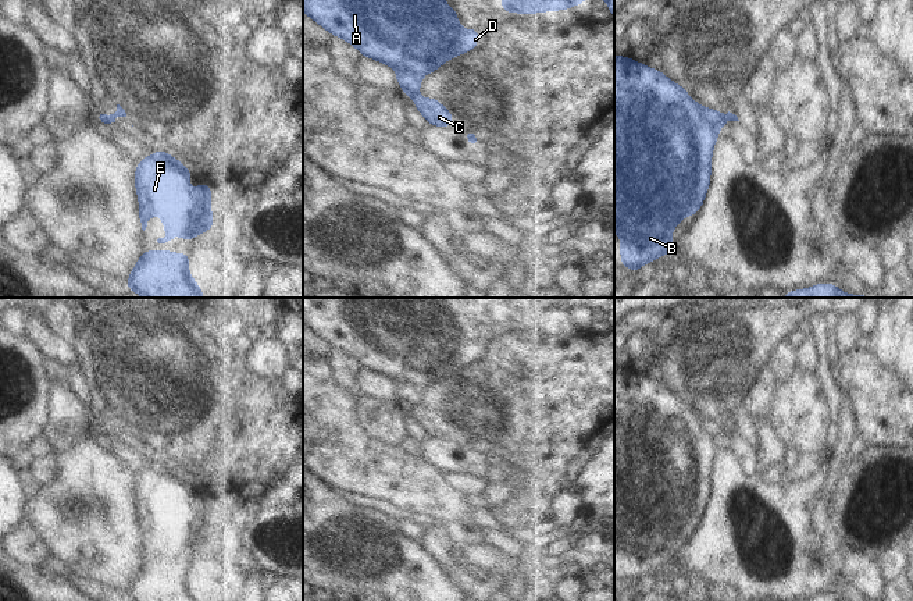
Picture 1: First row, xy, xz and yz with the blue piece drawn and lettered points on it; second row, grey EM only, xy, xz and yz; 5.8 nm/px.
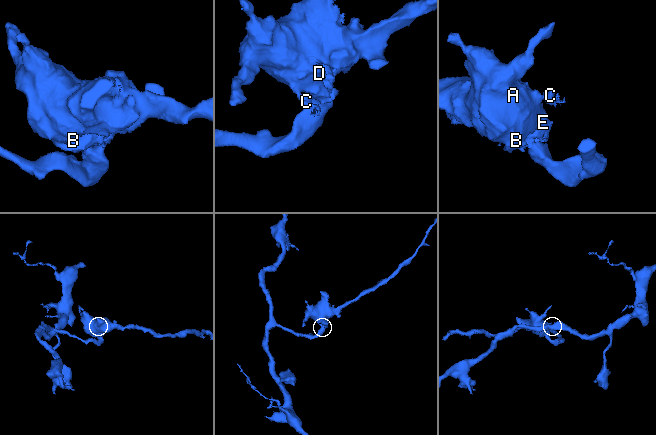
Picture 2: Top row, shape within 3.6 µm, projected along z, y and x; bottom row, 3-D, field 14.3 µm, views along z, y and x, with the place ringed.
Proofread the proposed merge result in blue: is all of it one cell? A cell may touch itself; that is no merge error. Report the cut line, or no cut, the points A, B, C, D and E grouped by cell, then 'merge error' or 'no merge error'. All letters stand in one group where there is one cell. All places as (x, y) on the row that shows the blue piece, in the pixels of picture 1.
cut xz (413, 98), (417, 99); groups A B D E / C; merge error

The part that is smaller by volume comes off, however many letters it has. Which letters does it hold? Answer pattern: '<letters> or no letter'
C

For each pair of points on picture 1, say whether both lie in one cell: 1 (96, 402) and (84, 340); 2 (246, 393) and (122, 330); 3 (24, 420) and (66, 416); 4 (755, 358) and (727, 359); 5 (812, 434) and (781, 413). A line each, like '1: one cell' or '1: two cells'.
1: one cell
2: one cell
3: two cells
4: one cell
5: one cell

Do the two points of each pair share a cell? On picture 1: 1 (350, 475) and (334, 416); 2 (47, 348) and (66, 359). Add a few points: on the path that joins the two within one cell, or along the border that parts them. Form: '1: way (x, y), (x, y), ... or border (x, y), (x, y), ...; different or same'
1: way (348, 461), (343, 457), (341, 430); same
2: way (52, 348), (61, 355); same

